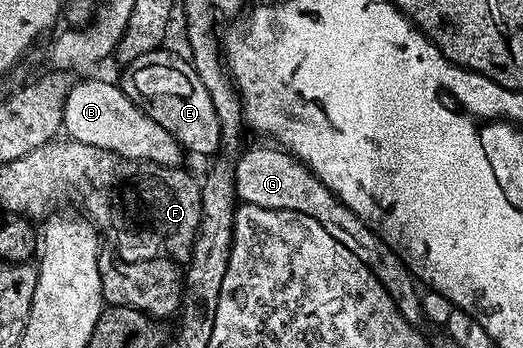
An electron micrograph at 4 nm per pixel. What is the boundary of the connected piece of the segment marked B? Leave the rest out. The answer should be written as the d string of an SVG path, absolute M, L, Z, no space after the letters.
M89 77L73 83L64 101L63 131L69 139L99 150L112 151L124 159L142 160L164 167L177 167L182 148L176 138L136 106L117 83Z

